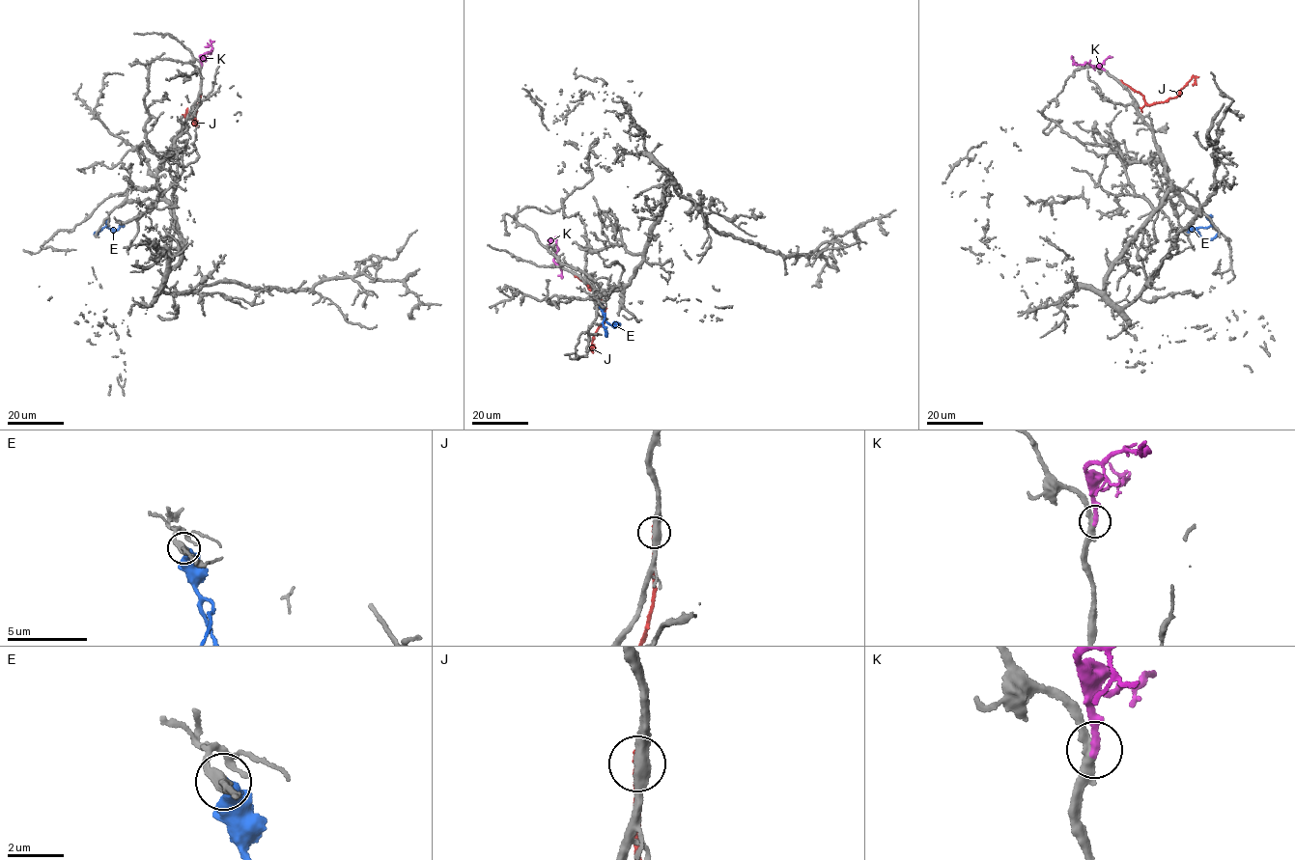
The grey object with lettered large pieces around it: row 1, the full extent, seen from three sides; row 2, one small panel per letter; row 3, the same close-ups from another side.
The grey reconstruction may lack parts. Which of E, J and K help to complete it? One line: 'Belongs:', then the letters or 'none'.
Belongs: K

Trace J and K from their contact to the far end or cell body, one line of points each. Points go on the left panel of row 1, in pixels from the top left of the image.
J: (201, 84), (195, 116), (197, 124), (186, 109), (184, 117)
K: (201, 66), (200, 56), (211, 51), (211, 45), (205, 46)

